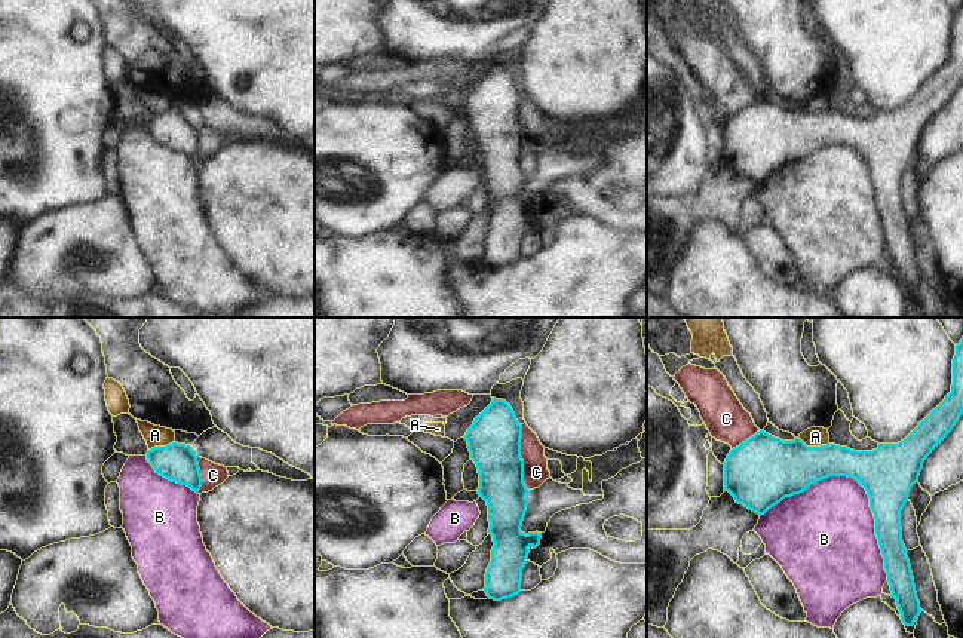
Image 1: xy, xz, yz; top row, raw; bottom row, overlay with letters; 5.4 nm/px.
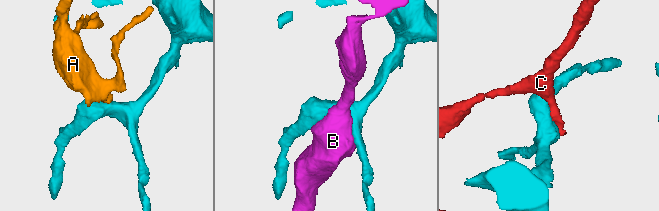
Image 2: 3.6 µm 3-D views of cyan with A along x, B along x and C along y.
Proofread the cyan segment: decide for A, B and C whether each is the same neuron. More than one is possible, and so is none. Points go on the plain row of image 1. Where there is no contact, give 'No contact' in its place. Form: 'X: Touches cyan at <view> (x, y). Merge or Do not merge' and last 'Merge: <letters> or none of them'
A: Touches cyan at yz (813, 114). Do not merge
B: Touches cyan at yz (858, 149). Do not merge
C: Touches cyan at xz (521, 125). Do not merge
Merge: none of them.

